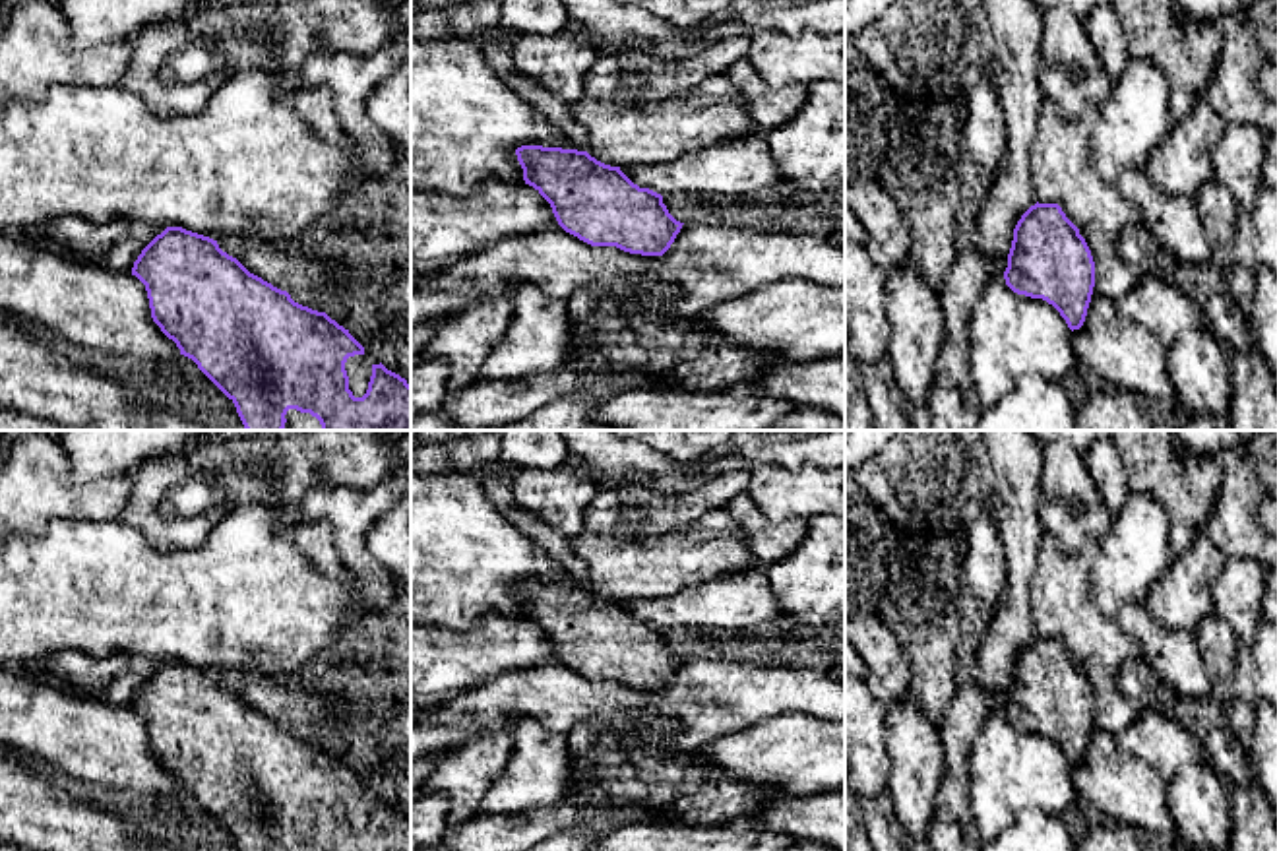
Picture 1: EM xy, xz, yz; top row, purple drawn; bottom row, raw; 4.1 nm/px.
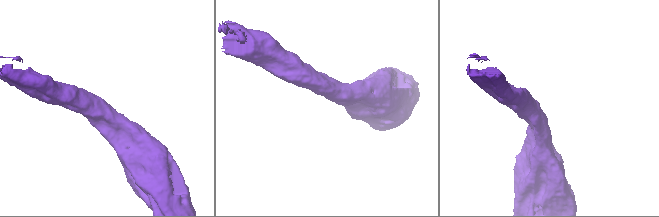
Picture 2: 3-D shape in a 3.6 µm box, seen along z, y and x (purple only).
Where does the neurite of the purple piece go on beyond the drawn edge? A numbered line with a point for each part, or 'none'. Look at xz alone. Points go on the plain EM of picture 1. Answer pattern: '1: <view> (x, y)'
none

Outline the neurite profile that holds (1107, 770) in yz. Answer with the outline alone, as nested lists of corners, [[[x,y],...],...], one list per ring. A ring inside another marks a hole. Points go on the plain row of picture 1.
[[[1091,729],[1085,756],[1072,766],[1072,783],[1108,822],[1137,830],[1145,839],[1174,834],[1168,783],[1147,764],[1116,744],[1116,737]]]

